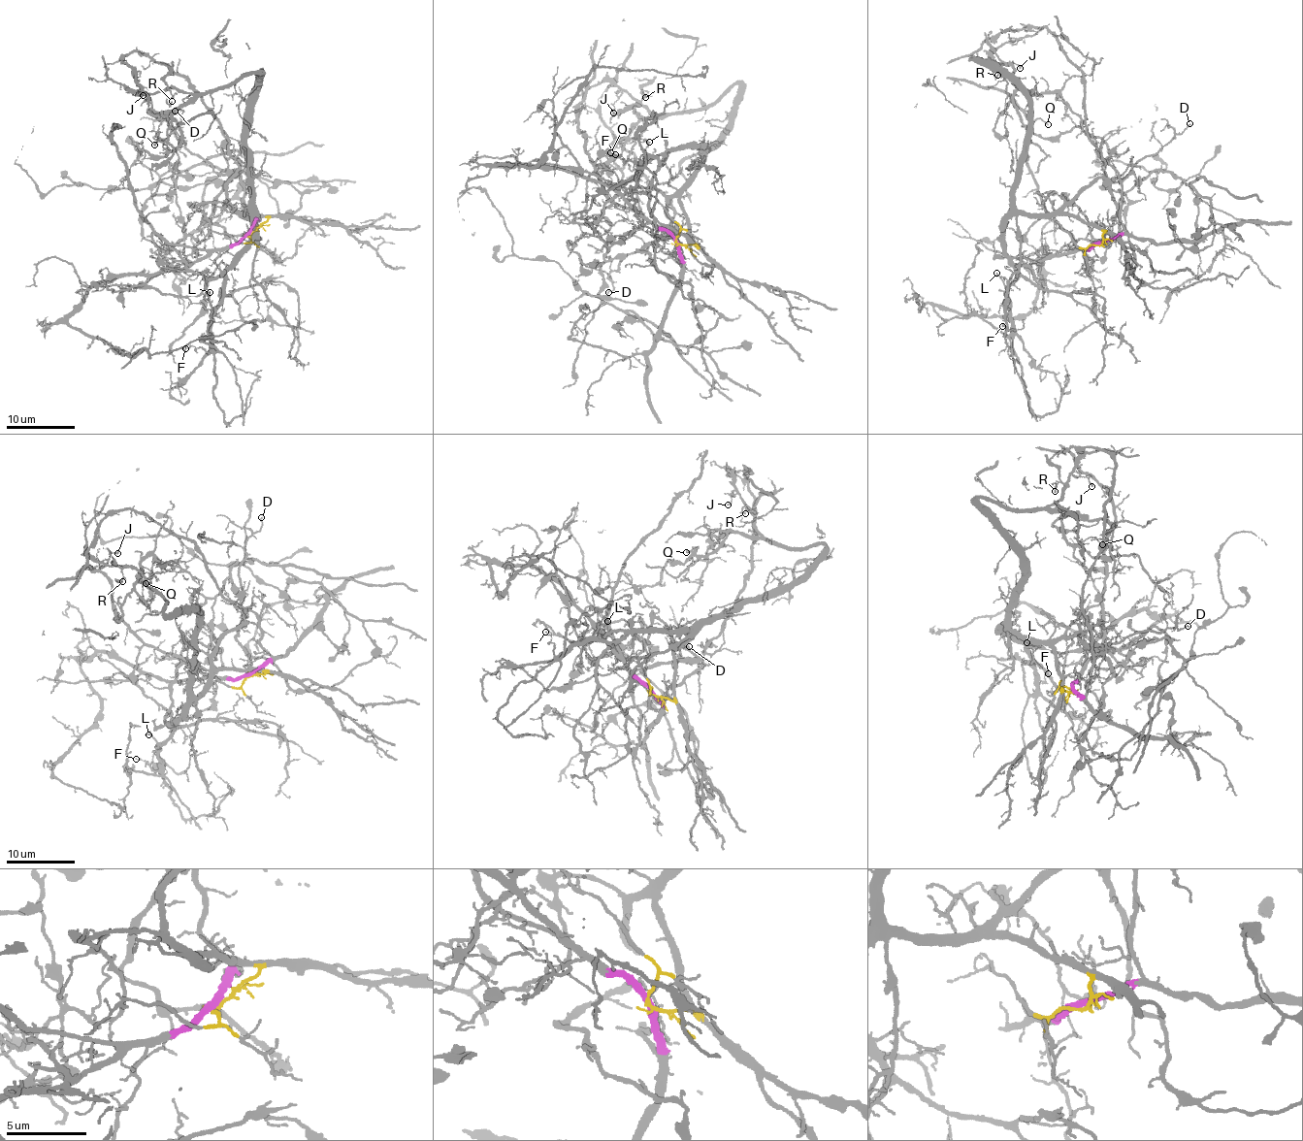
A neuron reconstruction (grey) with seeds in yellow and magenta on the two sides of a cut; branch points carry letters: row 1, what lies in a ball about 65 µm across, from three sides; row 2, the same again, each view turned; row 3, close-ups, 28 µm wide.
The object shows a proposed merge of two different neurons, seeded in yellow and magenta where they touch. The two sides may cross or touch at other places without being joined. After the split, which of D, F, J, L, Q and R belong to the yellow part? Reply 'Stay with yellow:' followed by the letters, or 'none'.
Stay with yellow: D, F, J, L, Q, R

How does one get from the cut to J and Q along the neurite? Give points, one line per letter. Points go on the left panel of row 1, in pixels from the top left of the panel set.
J: (249, 234), (268, 218), (240, 217), (255, 216), (245, 138), (258, 73), (203, 92), (142, 95)
Q: (249, 234), (268, 218), (240, 217), (255, 216), (258, 73), (189, 97), (172, 114), (180, 142), (154, 144)

